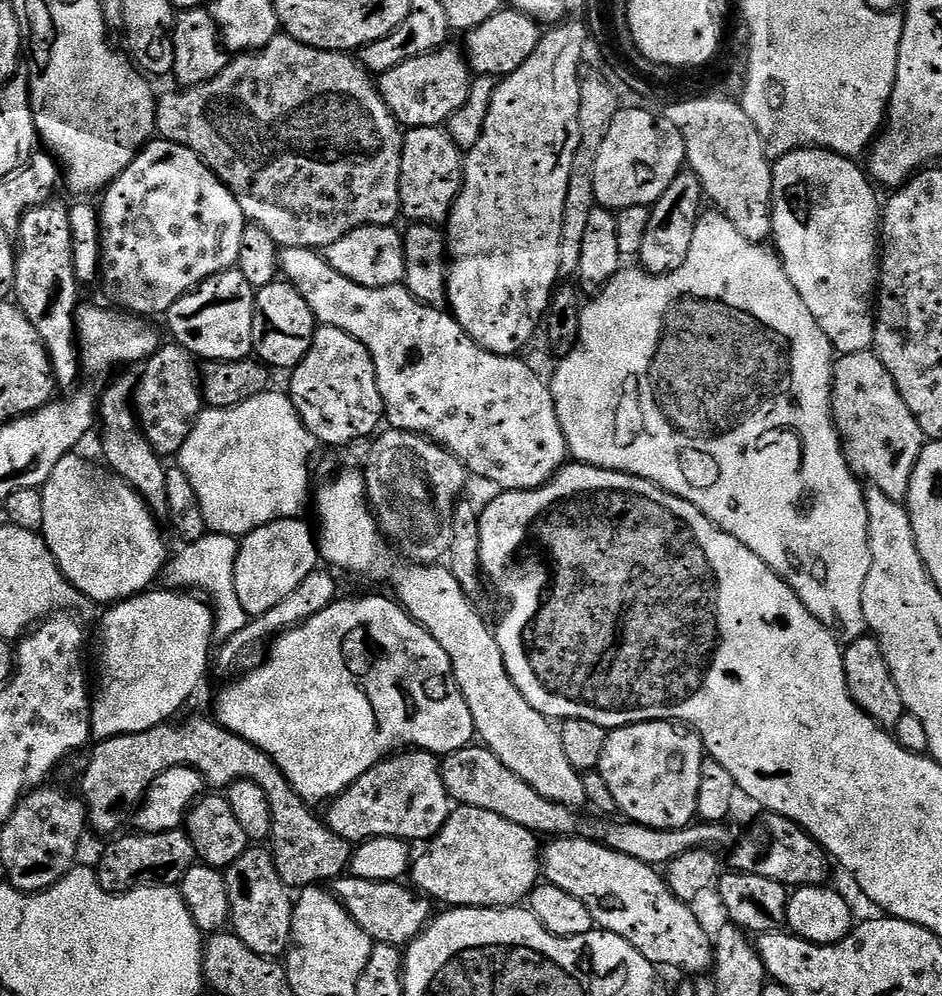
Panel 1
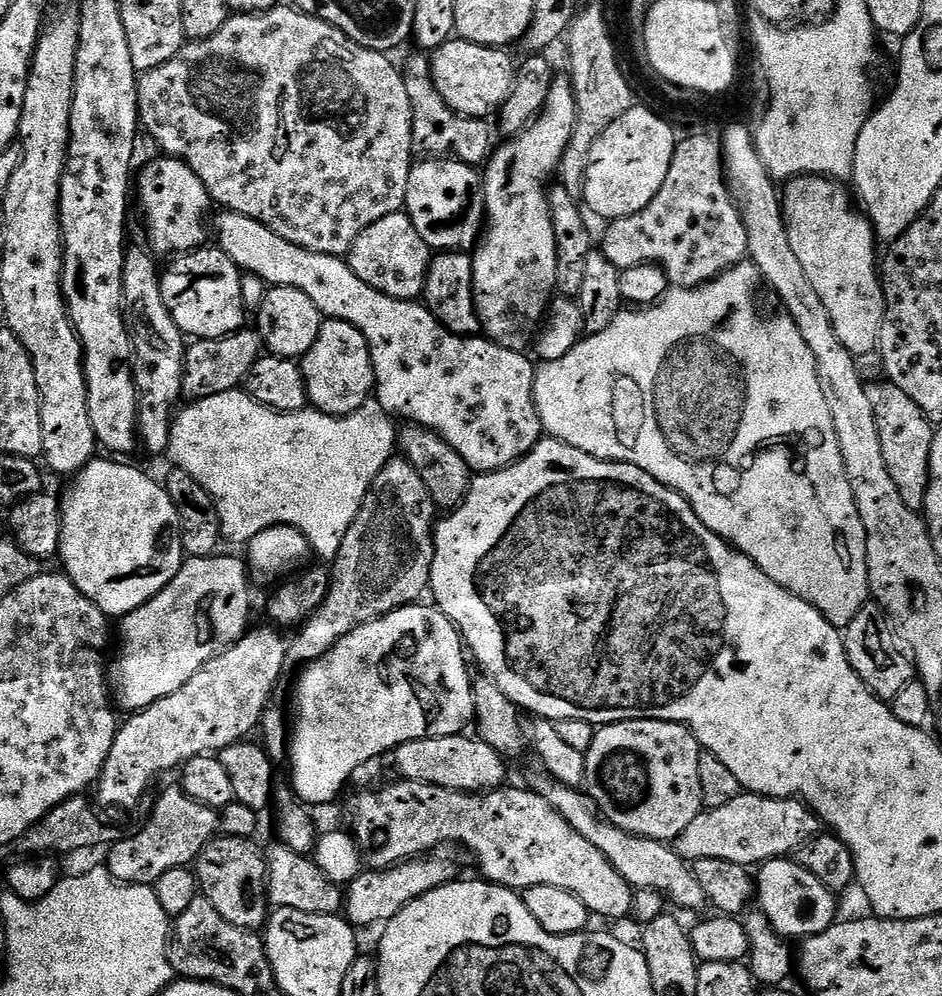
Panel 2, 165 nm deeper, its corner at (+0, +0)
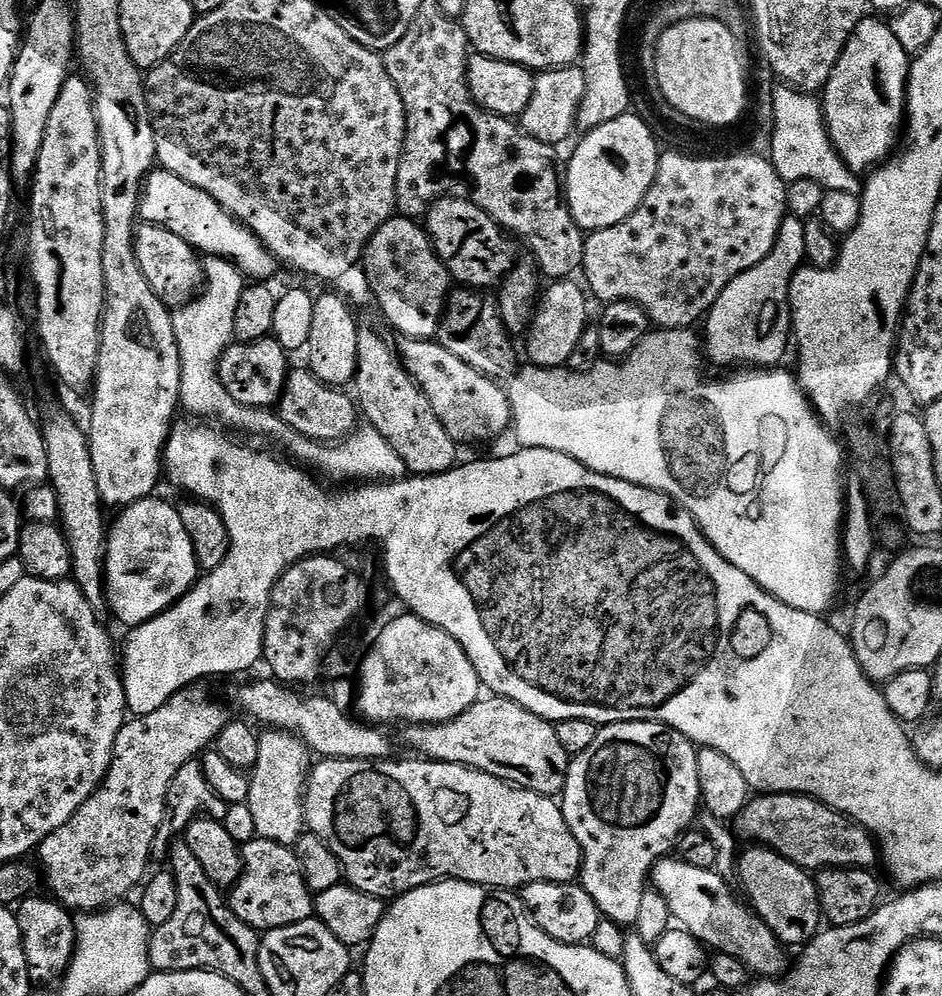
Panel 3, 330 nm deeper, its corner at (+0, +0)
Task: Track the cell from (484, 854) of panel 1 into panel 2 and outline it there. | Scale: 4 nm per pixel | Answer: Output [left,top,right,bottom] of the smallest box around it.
[343,858,457,930]

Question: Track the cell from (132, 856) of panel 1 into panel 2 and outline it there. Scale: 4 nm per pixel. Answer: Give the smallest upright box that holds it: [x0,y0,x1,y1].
[106,787,219,886]

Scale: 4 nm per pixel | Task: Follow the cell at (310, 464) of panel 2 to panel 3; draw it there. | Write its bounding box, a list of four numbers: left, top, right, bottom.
[172,258,406,482]

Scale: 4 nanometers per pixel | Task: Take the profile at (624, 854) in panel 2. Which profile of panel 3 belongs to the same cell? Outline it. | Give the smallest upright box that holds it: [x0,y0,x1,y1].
[650,858,786,978]

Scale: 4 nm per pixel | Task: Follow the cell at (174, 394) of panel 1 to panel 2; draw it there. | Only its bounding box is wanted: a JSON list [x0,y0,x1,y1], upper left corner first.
[183,330,262,402]

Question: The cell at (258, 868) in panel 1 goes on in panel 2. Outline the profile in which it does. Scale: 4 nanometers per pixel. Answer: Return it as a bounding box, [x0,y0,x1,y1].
[194,835,270,930]

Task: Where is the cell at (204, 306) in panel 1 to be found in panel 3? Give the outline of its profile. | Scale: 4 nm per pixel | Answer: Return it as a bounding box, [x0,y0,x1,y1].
[134,223,204,310]

